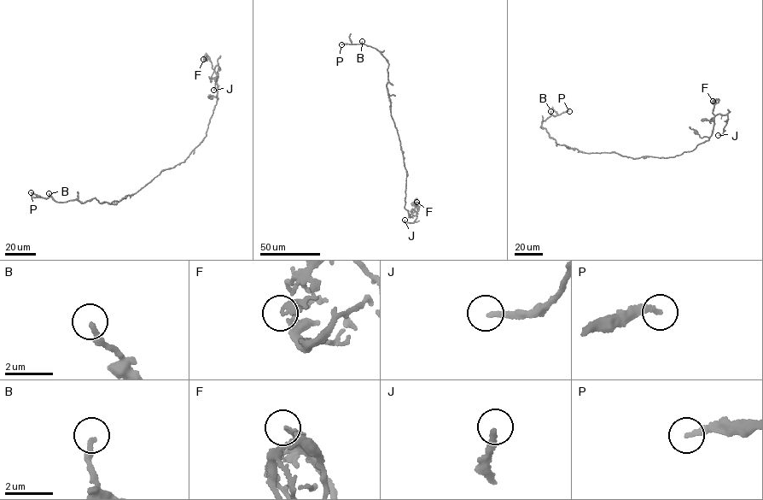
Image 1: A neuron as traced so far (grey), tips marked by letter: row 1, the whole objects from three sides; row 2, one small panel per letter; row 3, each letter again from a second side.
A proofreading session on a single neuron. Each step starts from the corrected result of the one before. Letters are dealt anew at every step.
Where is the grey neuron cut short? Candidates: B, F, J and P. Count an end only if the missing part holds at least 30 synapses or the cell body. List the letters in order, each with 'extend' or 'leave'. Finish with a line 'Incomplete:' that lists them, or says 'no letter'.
B: leave
F: leave
J: leave
P: extend
Incomplete: P

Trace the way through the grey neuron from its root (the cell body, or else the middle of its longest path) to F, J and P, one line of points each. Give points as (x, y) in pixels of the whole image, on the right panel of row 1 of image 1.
F: (618, 154), (635, 159), (646, 155), (666, 158), (692, 150), (711, 135), (715, 101), (713, 101)
J: (618, 154), (635, 159), (666, 158), (690, 151), (708, 138), (714, 116), (726, 114), (723, 132), (718, 135)
P: (618, 154), (588, 153), (556, 143), (546, 128), (541, 127), (542, 121), (552, 114), (569, 111)

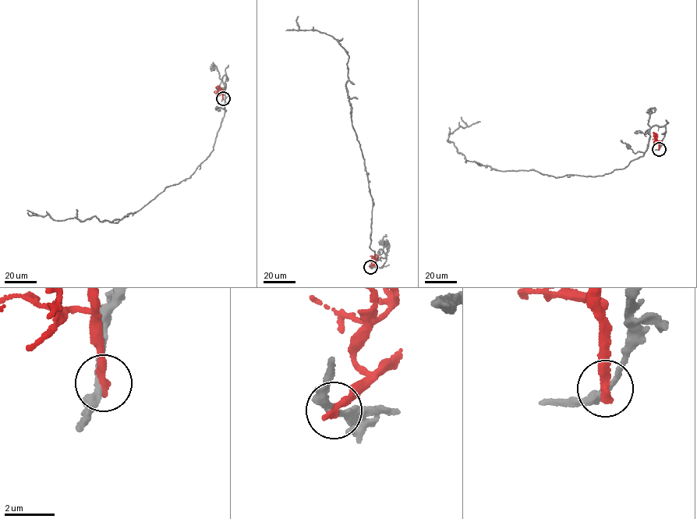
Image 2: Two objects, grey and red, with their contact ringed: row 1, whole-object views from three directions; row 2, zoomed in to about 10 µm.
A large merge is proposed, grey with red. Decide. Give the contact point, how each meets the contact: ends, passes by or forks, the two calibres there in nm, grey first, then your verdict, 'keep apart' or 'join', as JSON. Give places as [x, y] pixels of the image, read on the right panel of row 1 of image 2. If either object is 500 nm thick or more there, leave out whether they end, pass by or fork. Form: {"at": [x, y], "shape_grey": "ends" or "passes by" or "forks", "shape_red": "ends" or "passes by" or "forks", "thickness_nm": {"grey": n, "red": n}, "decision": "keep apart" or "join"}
{"at": [659, 149], "shape_grey": "passes by", "shape_red": "ends", "thickness_nm": {"grey": 280, "red": 360}, "decision": "keep apart"}

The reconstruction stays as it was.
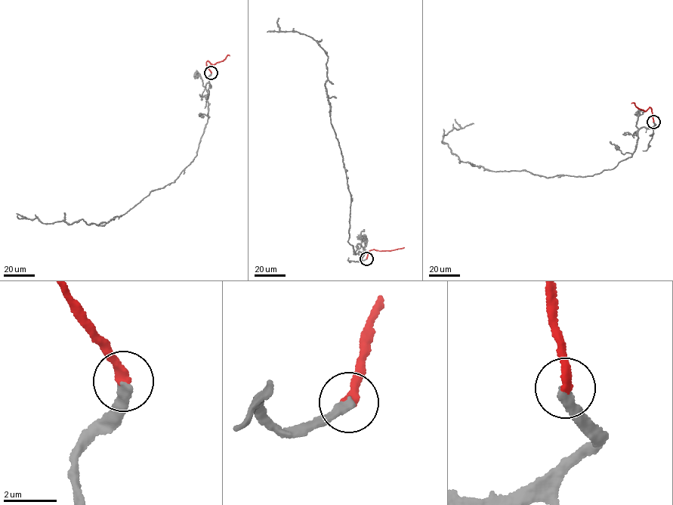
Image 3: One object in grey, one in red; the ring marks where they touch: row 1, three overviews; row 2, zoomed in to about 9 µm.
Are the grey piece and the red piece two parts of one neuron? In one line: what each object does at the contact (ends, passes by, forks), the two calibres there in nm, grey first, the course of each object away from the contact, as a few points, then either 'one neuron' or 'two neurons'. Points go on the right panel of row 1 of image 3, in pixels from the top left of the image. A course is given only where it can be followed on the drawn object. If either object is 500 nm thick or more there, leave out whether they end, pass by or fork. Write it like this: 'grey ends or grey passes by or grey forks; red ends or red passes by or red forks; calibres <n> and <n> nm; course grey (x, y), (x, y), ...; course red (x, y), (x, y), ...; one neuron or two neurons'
grey ends; red ends; calibres 340 and 320 nm; course grey (653, 122), (639, 129), (632, 155), (612, 168), (547, 178), (458, 159), (443, 135), (473, 123); course red (653, 122), (650, 107), (644, 111), (631, 103); one neuron

